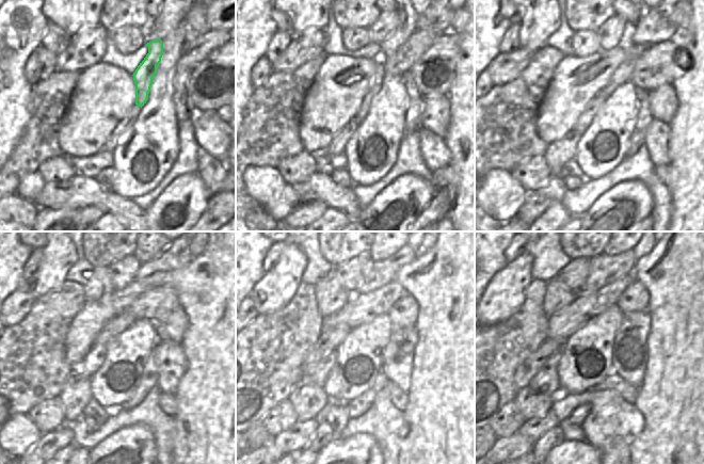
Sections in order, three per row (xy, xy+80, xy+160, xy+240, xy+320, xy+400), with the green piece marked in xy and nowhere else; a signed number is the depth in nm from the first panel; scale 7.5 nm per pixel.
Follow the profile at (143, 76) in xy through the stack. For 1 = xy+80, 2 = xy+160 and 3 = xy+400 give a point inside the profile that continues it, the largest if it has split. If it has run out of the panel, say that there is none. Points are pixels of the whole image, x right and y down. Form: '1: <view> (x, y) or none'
1: xy+80 (380, 74)
2: xy+160 (586, 117)
3: xy+400 (545, 381)

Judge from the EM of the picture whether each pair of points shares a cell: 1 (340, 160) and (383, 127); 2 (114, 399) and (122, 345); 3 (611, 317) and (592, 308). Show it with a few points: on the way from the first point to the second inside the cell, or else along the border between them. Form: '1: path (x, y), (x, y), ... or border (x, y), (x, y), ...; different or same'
1: border (344, 155), (347, 161), (347, 169); different
2: path (106, 385), (106, 381), (100, 374), (115, 358); same
3: border (614, 305), (593, 316), (580, 328); different

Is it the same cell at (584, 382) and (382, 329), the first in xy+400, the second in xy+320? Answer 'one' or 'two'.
one

